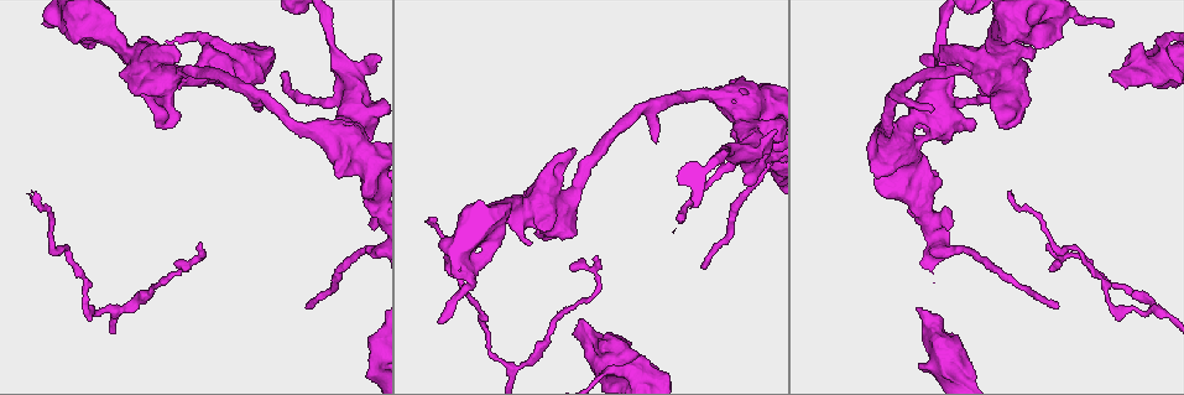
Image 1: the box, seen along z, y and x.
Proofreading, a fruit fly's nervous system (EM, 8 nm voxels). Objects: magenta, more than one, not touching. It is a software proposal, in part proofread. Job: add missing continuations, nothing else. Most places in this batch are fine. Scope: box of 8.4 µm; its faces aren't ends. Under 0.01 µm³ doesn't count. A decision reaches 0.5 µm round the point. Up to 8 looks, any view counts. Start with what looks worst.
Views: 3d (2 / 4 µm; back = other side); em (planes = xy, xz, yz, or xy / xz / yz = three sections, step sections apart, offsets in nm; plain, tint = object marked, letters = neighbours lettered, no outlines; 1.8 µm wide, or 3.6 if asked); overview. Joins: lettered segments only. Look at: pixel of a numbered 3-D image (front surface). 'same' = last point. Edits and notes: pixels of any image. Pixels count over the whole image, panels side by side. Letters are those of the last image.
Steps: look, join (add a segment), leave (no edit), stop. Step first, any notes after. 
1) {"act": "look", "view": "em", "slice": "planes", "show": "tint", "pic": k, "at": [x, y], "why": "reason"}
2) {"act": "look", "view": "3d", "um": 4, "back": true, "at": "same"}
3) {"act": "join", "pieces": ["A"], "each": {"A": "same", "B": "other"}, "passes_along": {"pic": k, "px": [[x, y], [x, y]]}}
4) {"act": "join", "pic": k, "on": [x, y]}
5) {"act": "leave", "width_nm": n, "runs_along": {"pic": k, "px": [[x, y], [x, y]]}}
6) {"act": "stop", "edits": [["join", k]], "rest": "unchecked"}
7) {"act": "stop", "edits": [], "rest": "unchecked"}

{"act": "look", "view": "3d", "um": 4, "pic": 1, "at": [562, 160]}

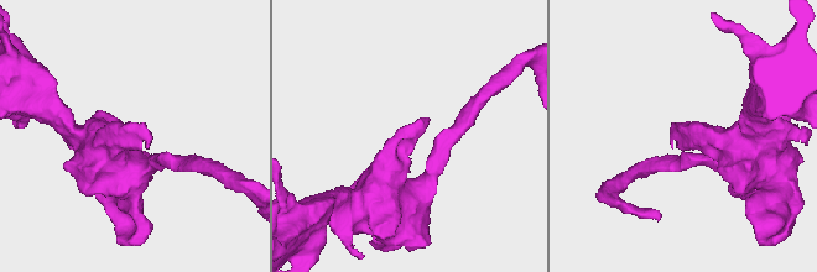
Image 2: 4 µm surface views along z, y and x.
{"act": "look", "view": "em", "slice": "planes", "show": "letters", "pic": 2, "at": [408, 140], "why": "now the EM"}

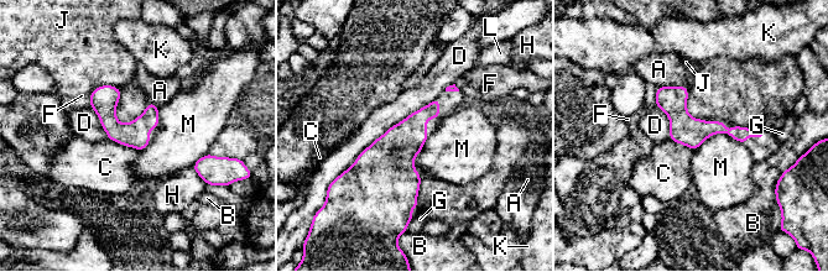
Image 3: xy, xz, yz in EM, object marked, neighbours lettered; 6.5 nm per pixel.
{"act": "leave", "width_nm": 180, "each": {"A": "other", "B": "other", "C": "other", "D": "other", "F": "other", "G": "other", "H": "other", "J": "other", "K": "other", "L": "other", "M": "other"}, "found": "no lettered segment goes on from it"}

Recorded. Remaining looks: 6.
{"act": "look", "view": "3d", "um": 2, "pic": 1, "at": [1111, 76]}

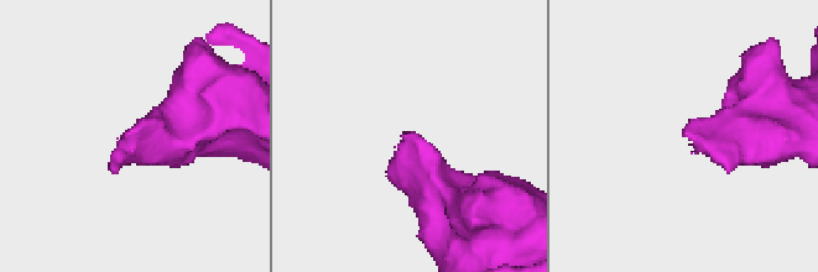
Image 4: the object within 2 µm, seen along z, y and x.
{"act": "look", "view": "em", "slice": "xz", "step": 4, "show": "letters", "pic": 4, "at": [406, 135]}

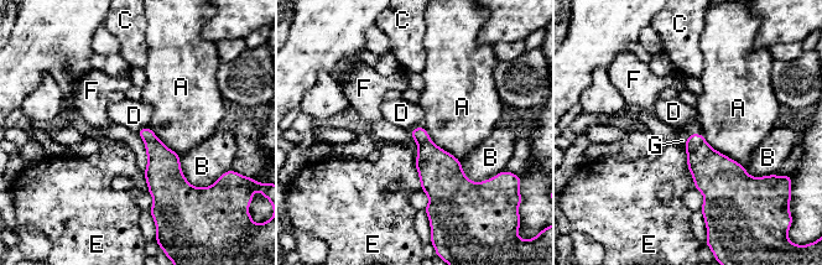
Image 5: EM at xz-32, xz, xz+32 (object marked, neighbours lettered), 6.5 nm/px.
{"act": "look", "view": "em", "slice": "planes", "show": "letters", "at": "same", "why": "another direction"}

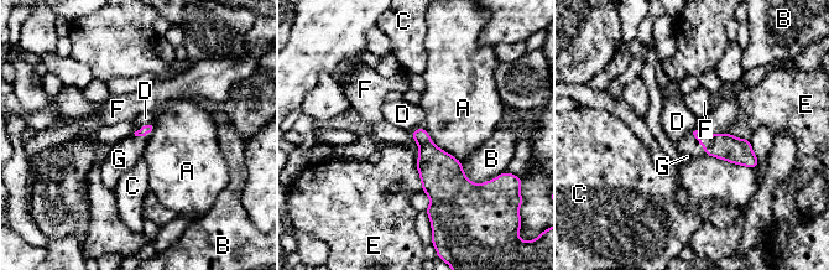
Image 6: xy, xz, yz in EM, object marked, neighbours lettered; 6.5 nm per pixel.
{"act": "join", "pieces": ["G"], "each": {"A": "other", "B": "other", "C": "other", "D": "other", "E": "other", "F": "other", "G": "same"}, "passes_along": {"pic": 6, "px": [[724, 146], [699, 143], [689, 149]]}, "found": "it goes on there"}

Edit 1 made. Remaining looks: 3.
{"act": "look", "view": "overview"}

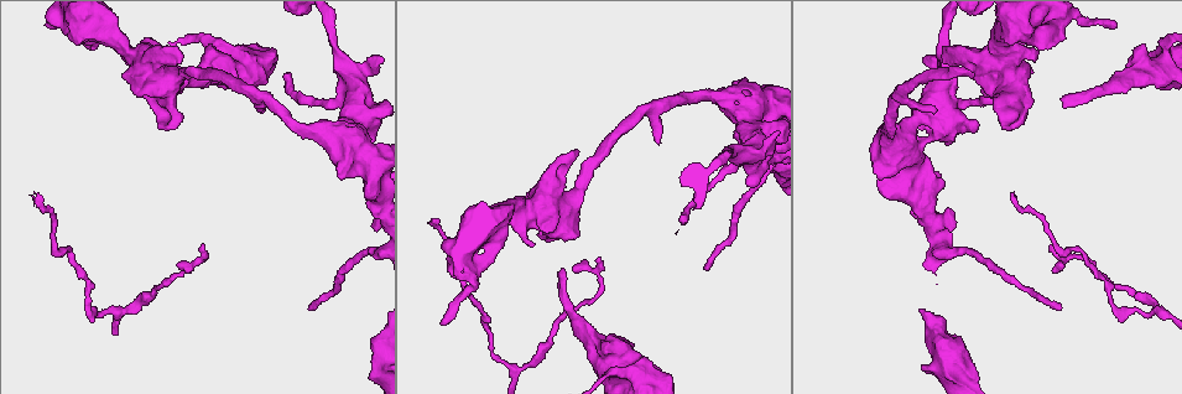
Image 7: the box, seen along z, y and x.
{"act": "look", "view": "em", "slice": "yz", "step": 4, "show": "letters", "pic": 7, "at": [512, 369]}

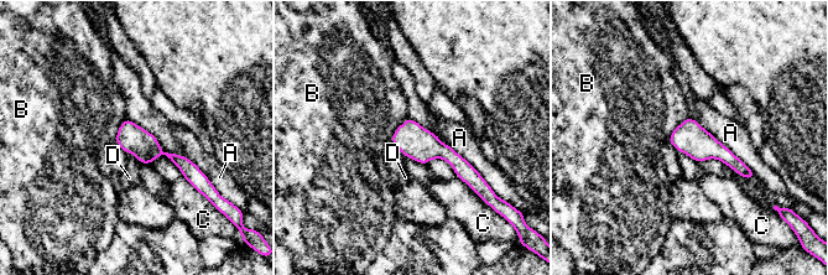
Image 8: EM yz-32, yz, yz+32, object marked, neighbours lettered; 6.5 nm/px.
{"act": "leave", "width_nm": 190, "each": {"A": "other", "B": "other", "C": "other", "D": "other"}, "border": {"pic": 8, "px": [[126, 152], [131, 152], [141, 162]]}, "found": "none of them fits"}

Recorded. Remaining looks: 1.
{"act": "stop", "edits": [["join", 6]], "rest": "unchecked"}

